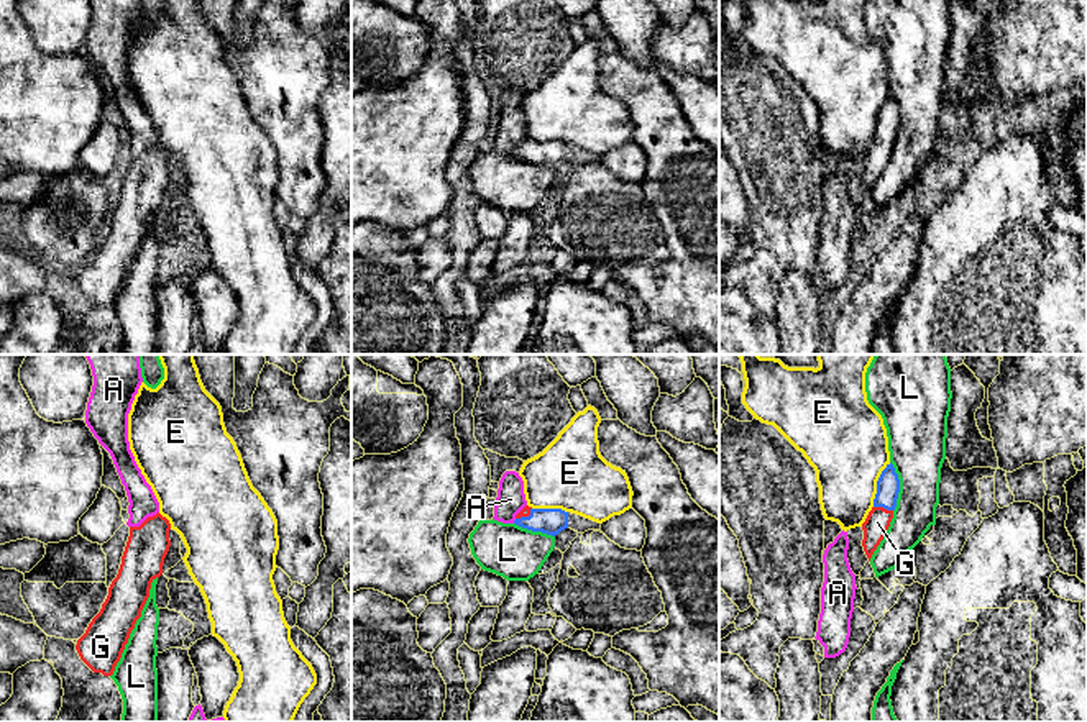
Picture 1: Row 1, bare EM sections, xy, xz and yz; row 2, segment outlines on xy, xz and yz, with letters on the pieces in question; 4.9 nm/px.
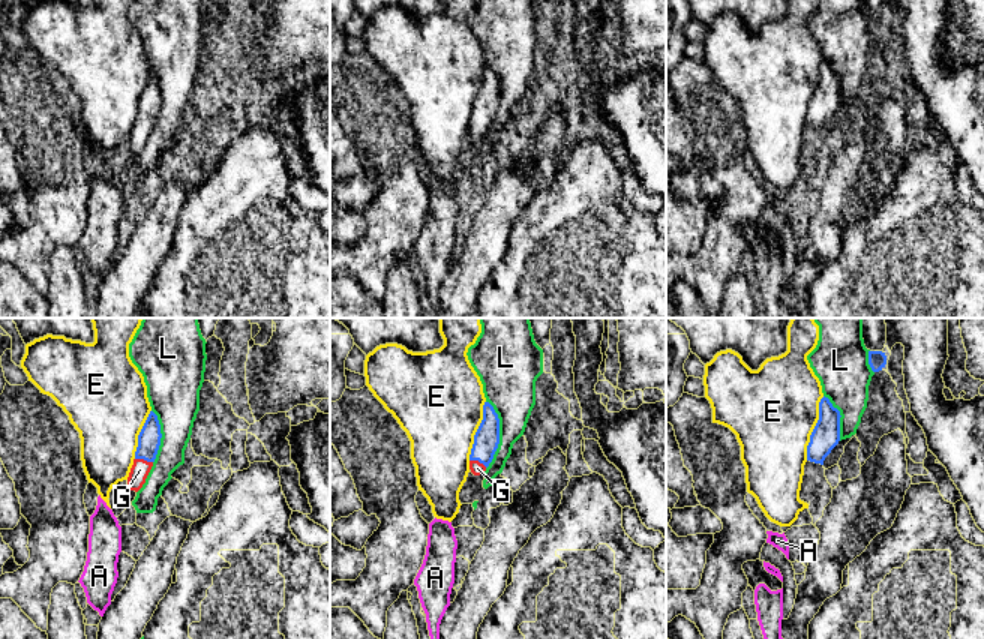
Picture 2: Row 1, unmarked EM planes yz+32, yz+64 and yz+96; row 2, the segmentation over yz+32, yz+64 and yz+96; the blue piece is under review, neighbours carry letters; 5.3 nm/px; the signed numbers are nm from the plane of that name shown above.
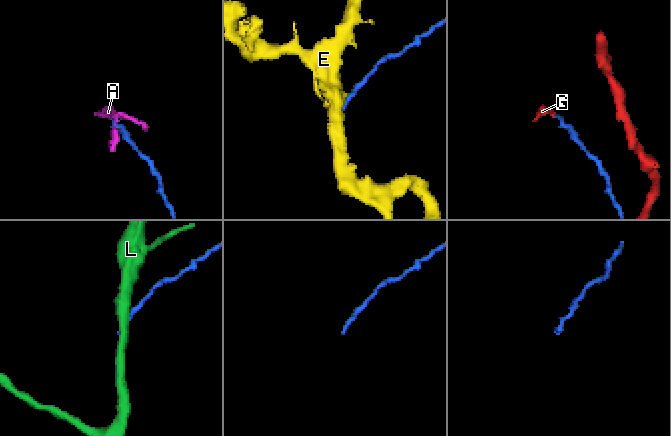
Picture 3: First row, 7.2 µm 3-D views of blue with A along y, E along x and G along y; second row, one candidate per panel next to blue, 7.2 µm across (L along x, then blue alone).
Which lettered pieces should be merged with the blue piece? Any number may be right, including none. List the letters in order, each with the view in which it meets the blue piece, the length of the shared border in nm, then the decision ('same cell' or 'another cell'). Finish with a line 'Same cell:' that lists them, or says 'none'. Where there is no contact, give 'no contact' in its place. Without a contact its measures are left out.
A: xz | 30 nm | another cell
E: yz | 240 nm | another cell
G: yz | 100 nm | same cell
L: yz | 240 nm | another cell
Same cell: G

